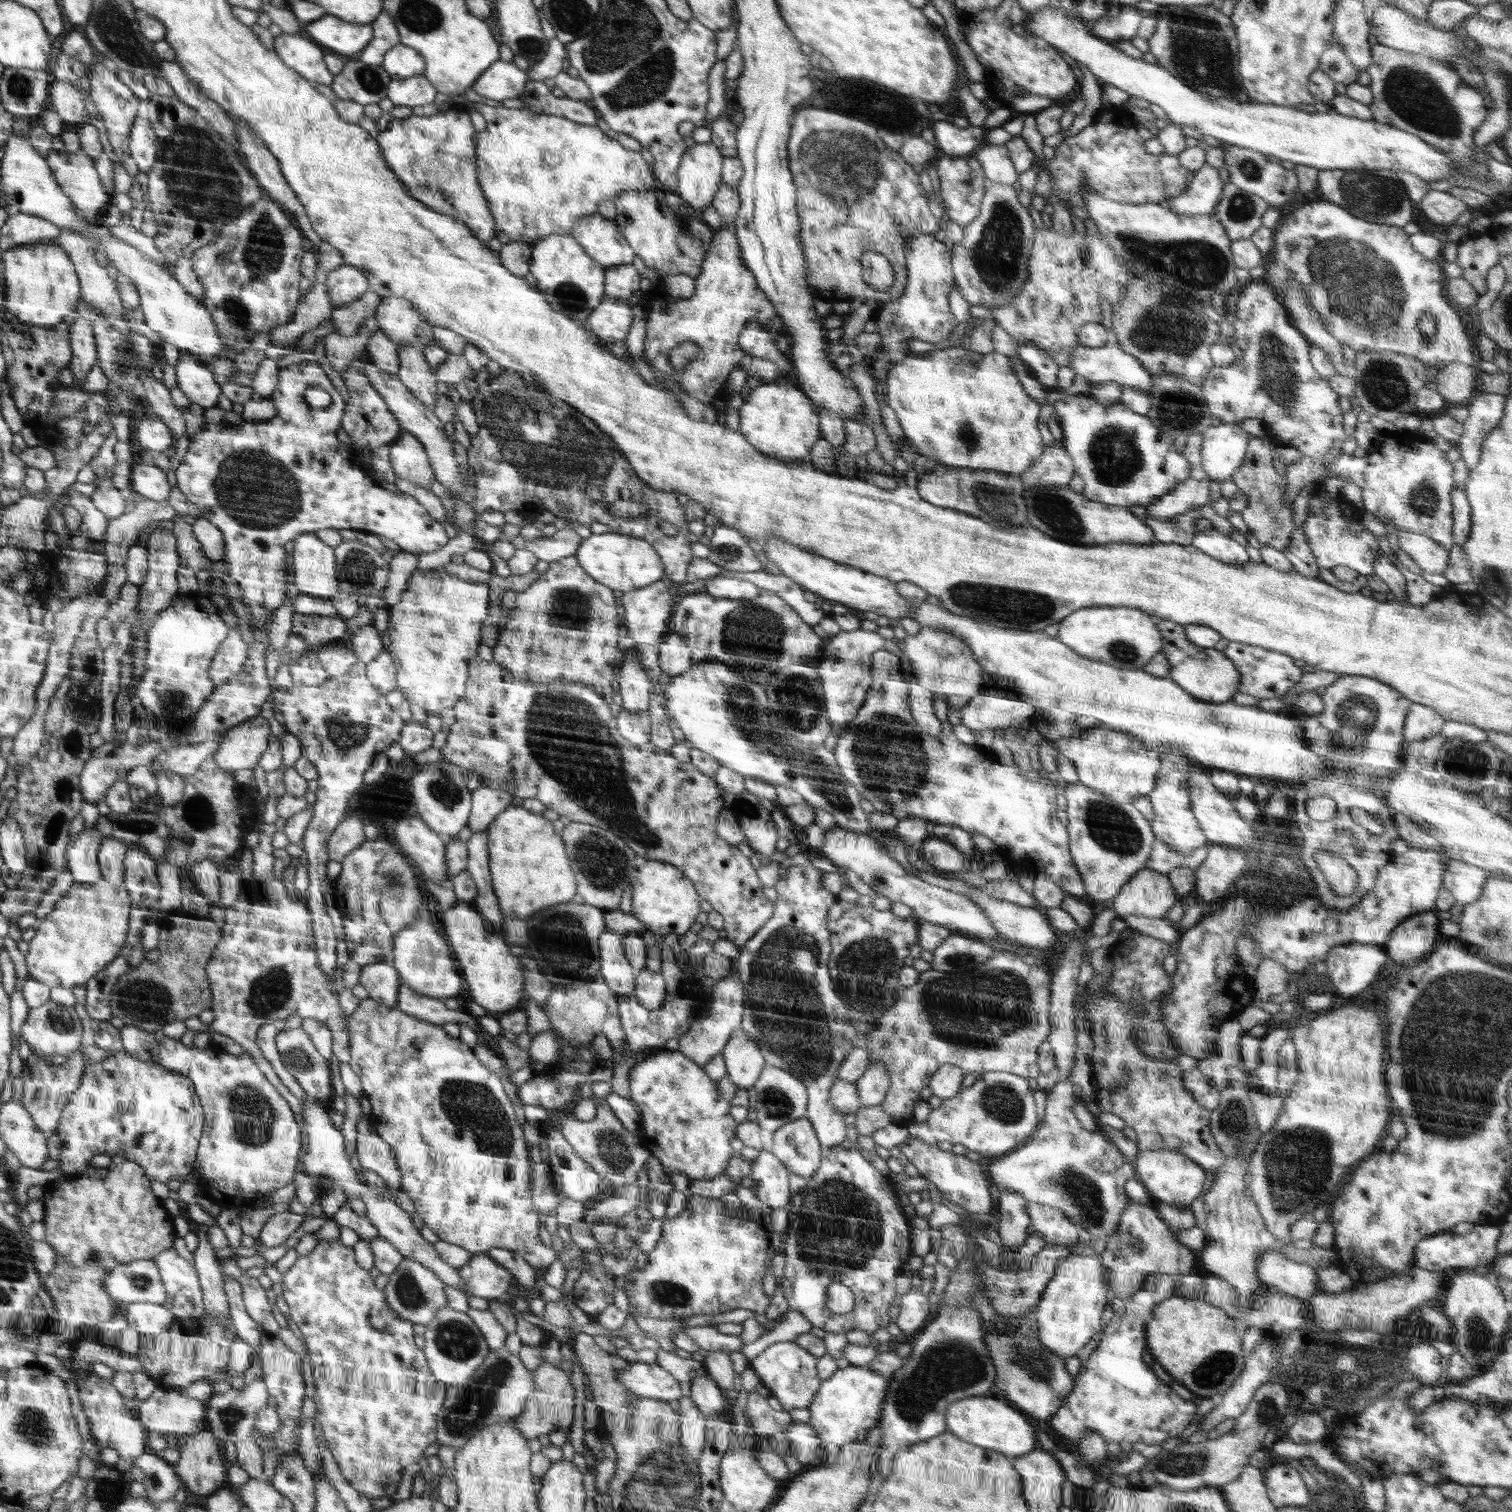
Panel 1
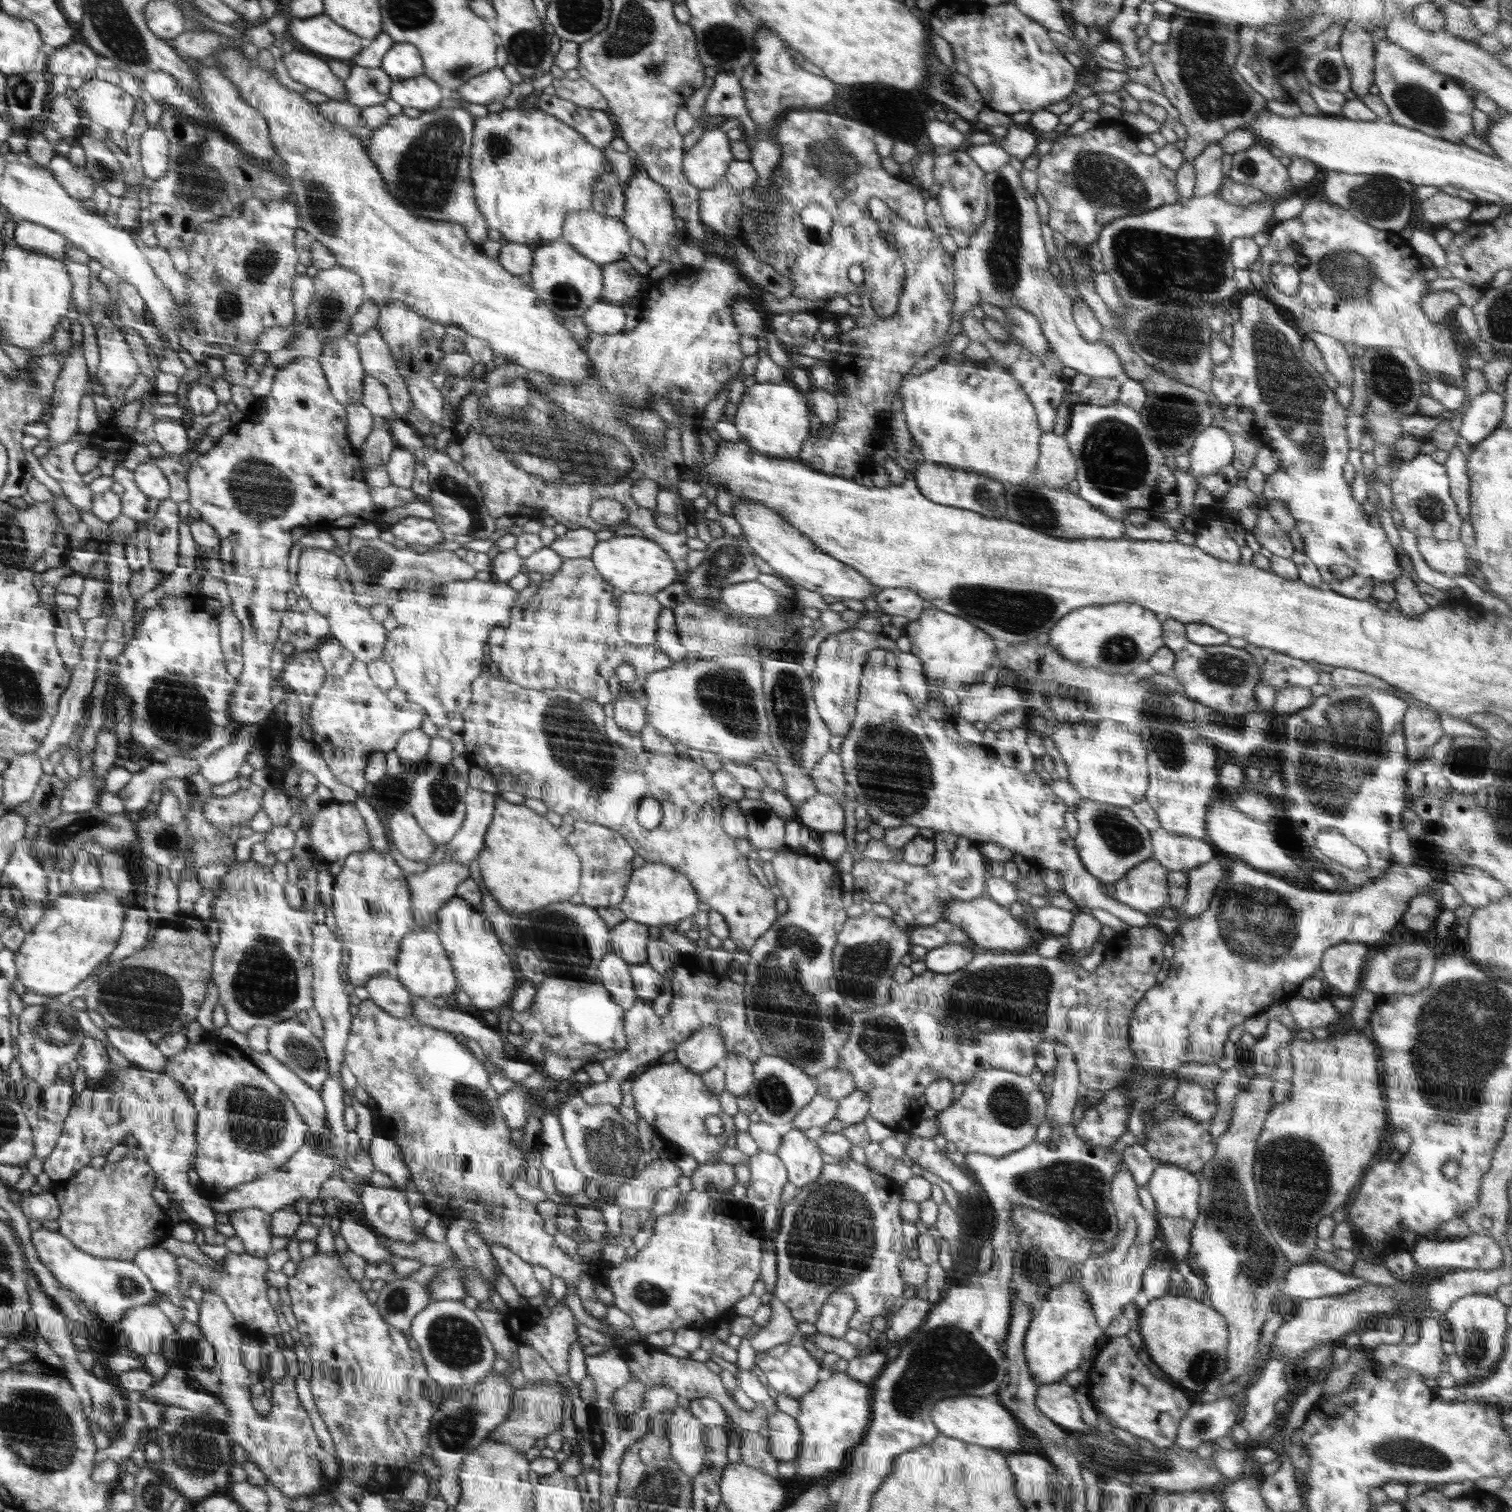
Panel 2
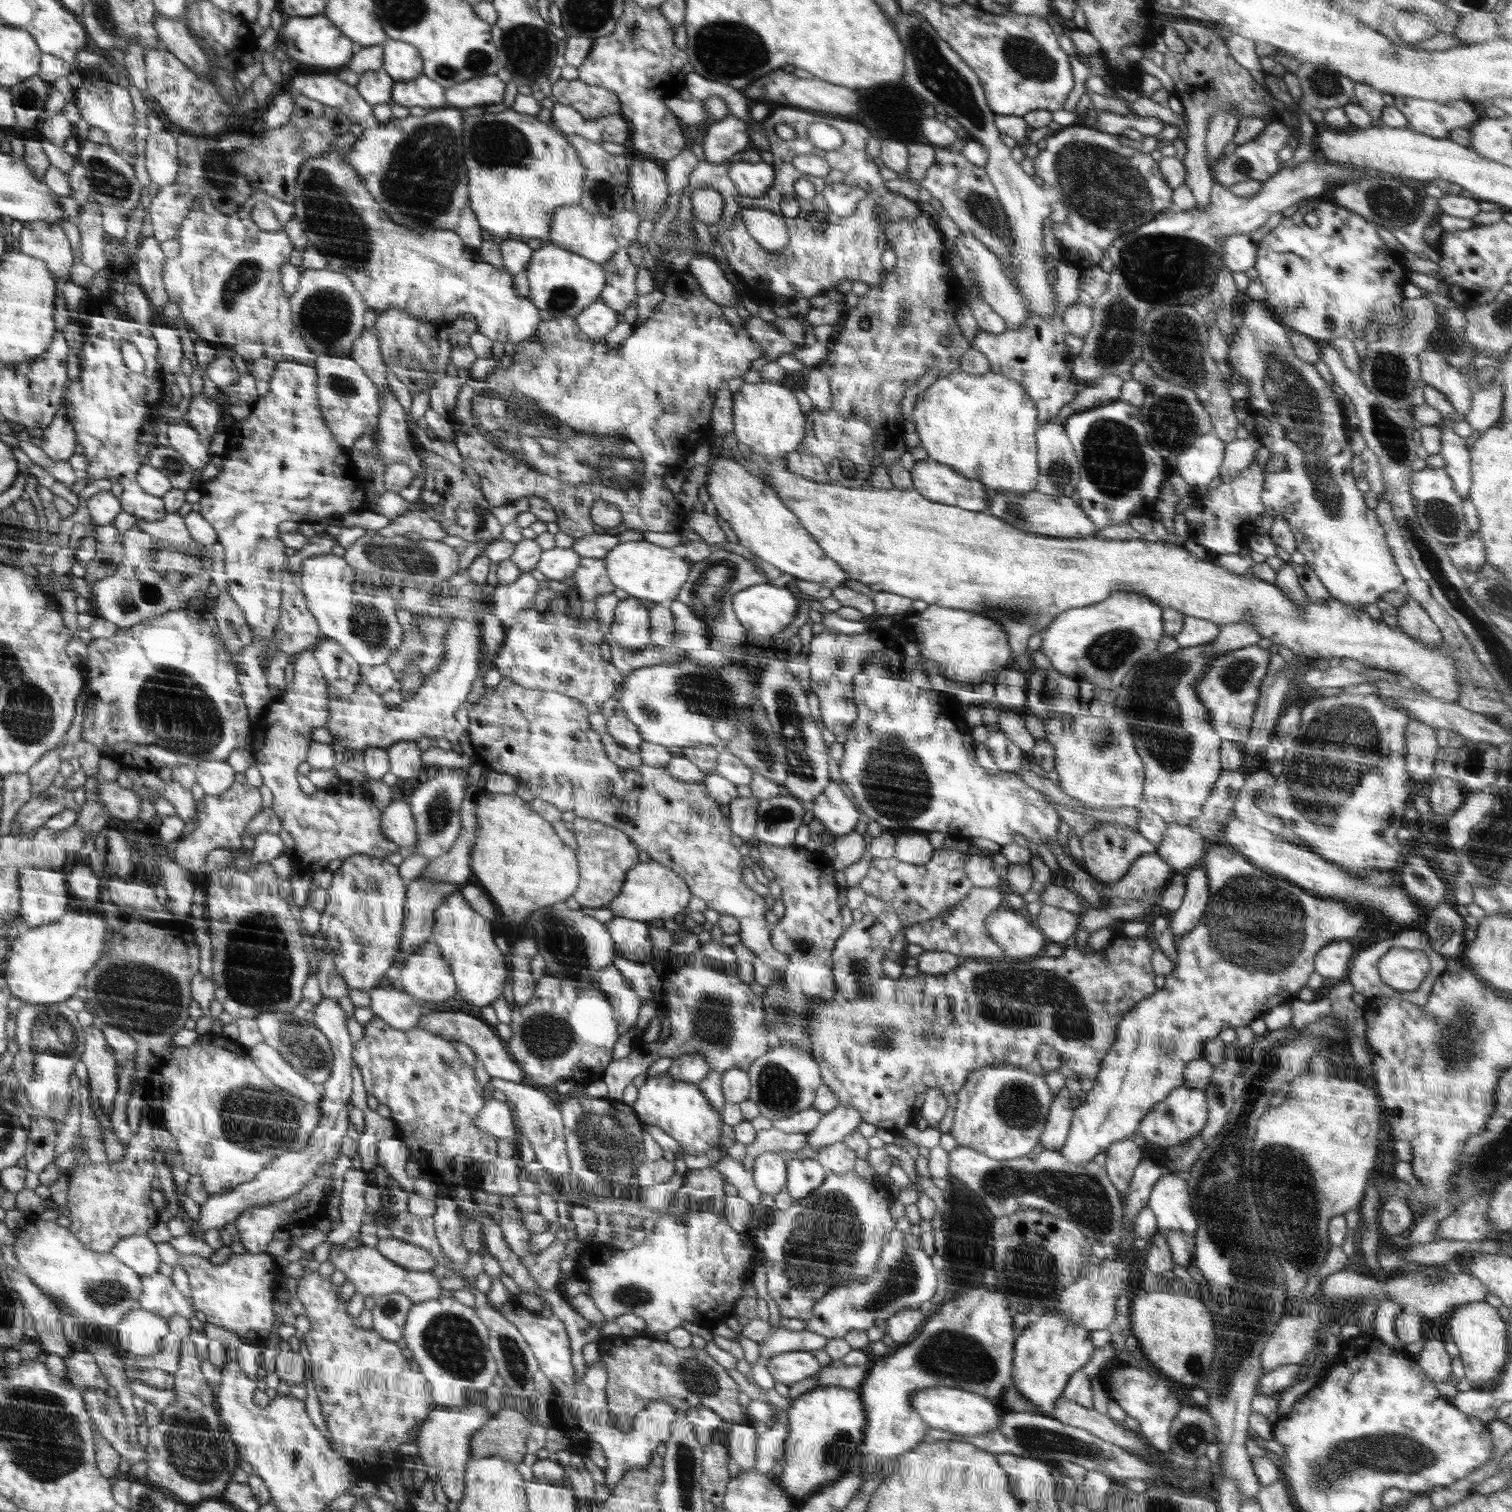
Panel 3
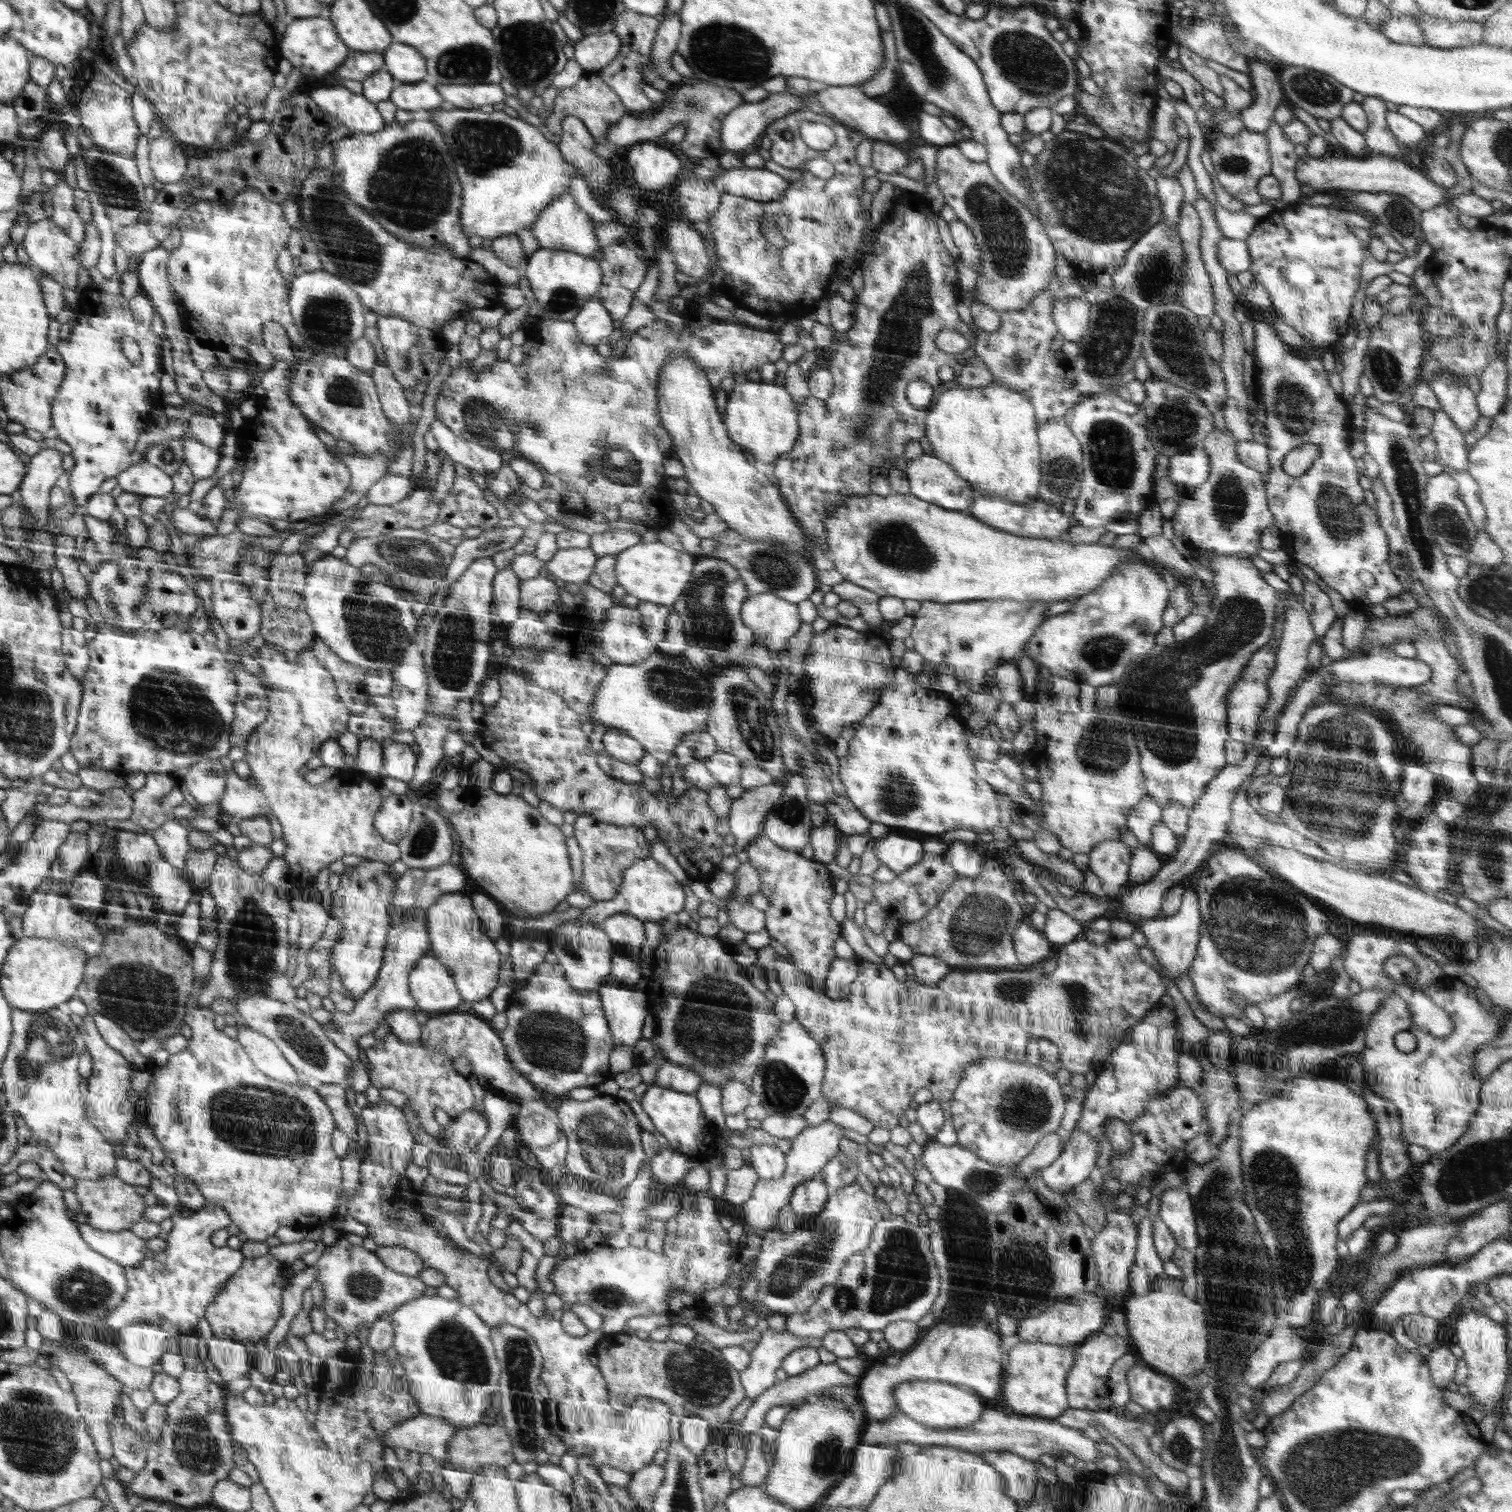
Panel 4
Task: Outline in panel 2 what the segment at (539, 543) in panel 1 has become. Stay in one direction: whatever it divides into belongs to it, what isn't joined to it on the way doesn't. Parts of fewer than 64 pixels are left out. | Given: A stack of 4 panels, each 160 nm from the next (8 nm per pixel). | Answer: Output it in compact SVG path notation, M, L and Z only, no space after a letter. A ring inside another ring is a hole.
M586 527L568 530L564 536L558 536L549 547L564 559L589 557L592 549L600 542L596 533Z

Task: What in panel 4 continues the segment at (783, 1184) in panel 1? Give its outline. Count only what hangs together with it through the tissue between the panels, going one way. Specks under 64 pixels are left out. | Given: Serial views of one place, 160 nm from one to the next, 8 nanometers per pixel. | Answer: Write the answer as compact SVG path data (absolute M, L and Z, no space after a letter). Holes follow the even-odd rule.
M766 1144L750 1147L751 1166L760 1179L776 1180L785 1171L785 1153L778 1146Z

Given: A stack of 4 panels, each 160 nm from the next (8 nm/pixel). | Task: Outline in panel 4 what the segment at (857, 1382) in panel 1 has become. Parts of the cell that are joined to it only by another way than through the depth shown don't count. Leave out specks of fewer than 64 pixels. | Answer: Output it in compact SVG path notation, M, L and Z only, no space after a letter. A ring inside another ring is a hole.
M830 1397L810 1398L809 1401L794 1407L777 1429L775 1457L769 1467L767 1479L760 1485L764 1492L776 1502L790 1505L793 1509L804 1510L817 1506L824 1496L835 1487L848 1473L853 1462L853 1454L860 1444L865 1421L855 1417L840 1401Z

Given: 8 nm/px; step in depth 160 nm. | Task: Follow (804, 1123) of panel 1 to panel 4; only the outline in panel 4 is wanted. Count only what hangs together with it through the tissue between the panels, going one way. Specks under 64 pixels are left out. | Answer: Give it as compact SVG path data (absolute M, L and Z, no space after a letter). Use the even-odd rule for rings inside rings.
M820 1176L811 1178L793 1188L789 1204L797 1218L797 1228L802 1228L806 1222L810 1222L816 1214L822 1212L829 1193L830 1190Z

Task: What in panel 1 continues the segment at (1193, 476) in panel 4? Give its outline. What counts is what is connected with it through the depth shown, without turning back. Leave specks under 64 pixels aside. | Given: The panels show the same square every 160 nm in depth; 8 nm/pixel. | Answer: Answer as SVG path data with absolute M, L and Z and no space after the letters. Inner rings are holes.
M1238 423L1210 425L1203 433L1202 468L1212 480L1228 480L1242 466L1252 435Z

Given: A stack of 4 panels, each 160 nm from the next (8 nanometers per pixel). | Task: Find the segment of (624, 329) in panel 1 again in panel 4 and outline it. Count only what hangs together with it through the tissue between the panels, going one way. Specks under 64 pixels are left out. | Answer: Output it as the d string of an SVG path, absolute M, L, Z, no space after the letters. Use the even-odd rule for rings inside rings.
M590 299L581 306L581 312L571 321L577 328L581 341L597 346L613 333L613 319L599 299Z

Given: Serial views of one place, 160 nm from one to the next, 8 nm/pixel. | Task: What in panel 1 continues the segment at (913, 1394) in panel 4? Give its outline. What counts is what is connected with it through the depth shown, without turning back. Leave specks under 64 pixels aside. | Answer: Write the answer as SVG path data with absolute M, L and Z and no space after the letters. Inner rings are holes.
M996 1394L976 1395L948 1405L945 1414L947 1430L954 1436L983 1449L994 1449L1013 1459L1033 1451L1038 1445L1035 1424L1008 1400Z

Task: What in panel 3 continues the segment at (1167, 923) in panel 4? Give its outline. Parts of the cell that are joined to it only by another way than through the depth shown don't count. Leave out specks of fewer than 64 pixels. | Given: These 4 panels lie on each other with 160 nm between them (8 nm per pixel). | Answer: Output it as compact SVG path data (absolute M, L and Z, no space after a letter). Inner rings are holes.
M1197 866L1185 872L1185 895L1176 911L1168 915L1175 942L1199 924L1208 904L1208 878Z

